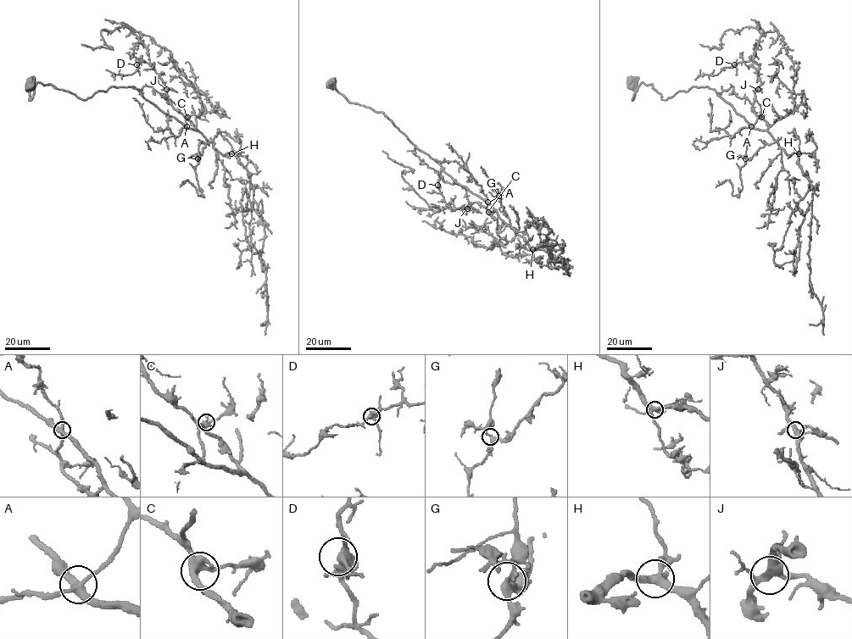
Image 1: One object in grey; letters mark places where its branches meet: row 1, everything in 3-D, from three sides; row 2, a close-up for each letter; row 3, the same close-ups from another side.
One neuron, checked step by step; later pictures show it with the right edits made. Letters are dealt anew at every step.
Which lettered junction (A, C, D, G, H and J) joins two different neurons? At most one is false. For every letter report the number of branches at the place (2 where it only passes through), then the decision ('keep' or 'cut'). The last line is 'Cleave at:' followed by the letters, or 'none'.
A: branches 4; keep
C: branches 4; keep
D: branches 4; keep
G: branches 4; keep
H: branches 4; keep
J: branches 4; keep
Cleave at: none

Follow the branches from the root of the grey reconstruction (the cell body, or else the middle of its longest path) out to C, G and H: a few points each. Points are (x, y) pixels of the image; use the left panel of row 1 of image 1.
C: (30, 86), (30, 99), (38, 82), (68, 91), (81, 99), (112, 86), (132, 86), (186, 125), (187, 117)
G: (30, 86), (30, 99), (38, 82), (81, 99), (112, 86), (137, 88), (209, 142), (197, 158)
H: (30, 86), (30, 99), (38, 82), (81, 99), (112, 86), (132, 86), (197, 130), (222, 155), (231, 153)

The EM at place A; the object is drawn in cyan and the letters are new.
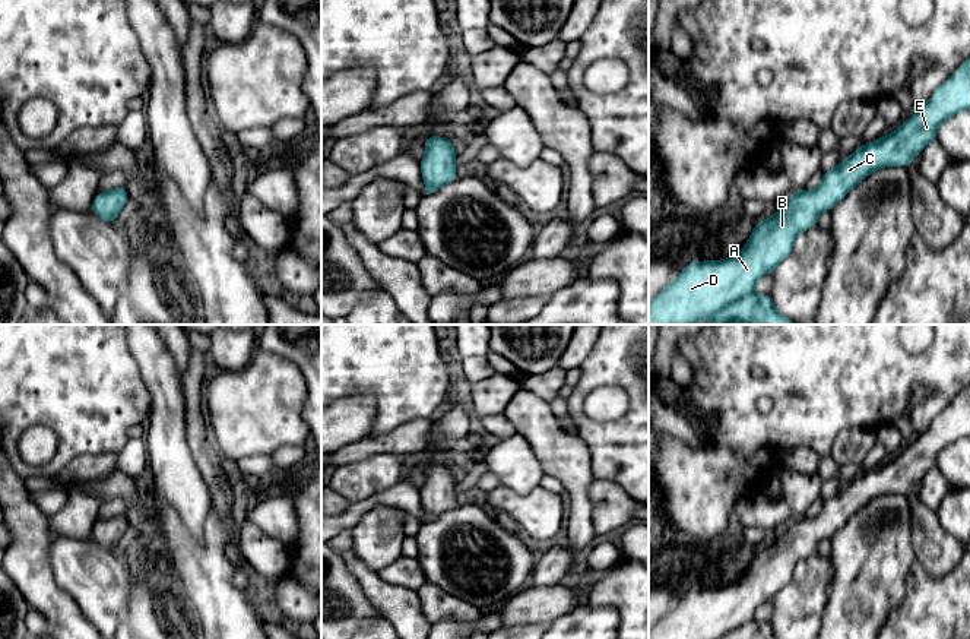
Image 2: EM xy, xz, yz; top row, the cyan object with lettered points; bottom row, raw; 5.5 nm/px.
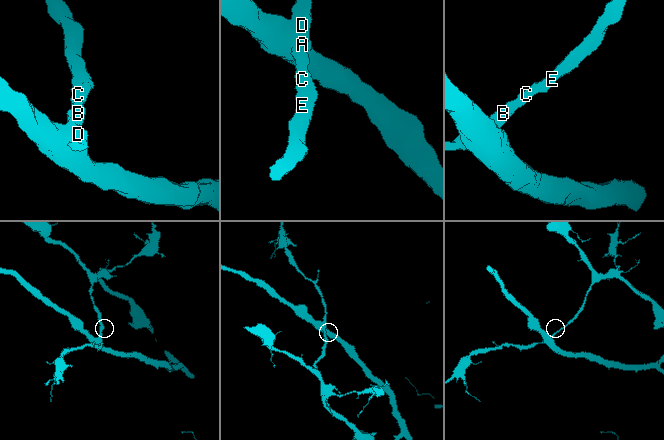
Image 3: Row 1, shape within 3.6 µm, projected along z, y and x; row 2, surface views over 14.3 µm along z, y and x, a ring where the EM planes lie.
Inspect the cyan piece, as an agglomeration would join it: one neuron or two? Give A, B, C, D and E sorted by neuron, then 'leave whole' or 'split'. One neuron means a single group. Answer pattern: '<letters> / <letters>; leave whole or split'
A B C D E; leave whole

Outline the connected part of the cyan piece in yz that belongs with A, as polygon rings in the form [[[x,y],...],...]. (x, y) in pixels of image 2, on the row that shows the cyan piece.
[[[970,58],[961,63],[935,89],[931,99],[897,130],[859,146],[837,167],[825,171],[815,190],[792,192],[787,203],[776,209],[770,219],[757,221],[739,253],[725,260],[703,260],[684,266],[681,273],[649,303],[649,325],[695,325],[707,317],[711,319],[711,325],[799,325],[776,310],[771,294],[757,295],[755,282],[763,275],[773,273],[776,266],[790,254],[796,237],[815,225],[821,212],[831,212],[837,202],[871,173],[890,165],[907,167],[929,142],[936,139],[941,124],[963,110],[970,110]]]

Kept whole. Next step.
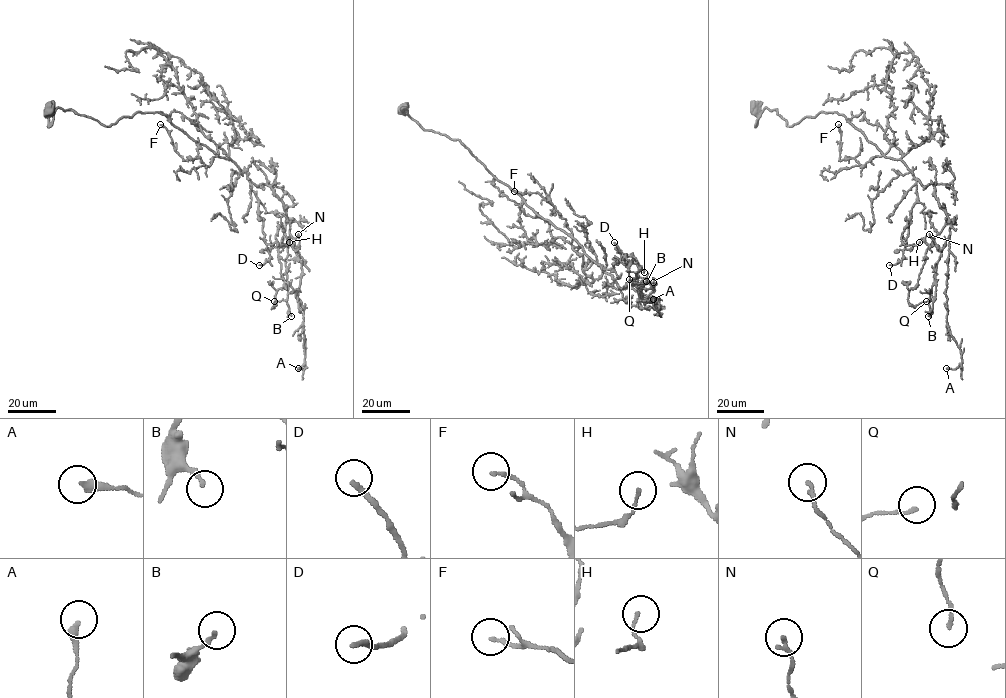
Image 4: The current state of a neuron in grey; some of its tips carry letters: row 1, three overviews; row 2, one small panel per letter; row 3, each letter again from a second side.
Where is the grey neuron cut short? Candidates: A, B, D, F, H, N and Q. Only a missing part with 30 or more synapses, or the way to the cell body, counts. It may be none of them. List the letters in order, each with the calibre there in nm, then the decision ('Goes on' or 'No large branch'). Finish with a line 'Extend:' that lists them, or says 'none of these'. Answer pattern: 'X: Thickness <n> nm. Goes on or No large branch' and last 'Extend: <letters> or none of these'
A: Thickness 320 nm. No large branch
B: Thickness 180 nm. No large branch
D: Thickness 200 nm. No large branch
F: Thickness 130 nm. No large branch
H: Thickness 100 nm. No large branch
N: Thickness 150 nm. No large branch
Q: Thickness 120 nm. No large branch
Extend: none of these

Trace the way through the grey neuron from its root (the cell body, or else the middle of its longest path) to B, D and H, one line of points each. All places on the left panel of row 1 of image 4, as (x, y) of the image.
B: (48, 112), (49, 126), (58, 108), (105, 126), (159, 112), (256, 186), (268, 185), (289, 219), (291, 316)
D: (48, 112), (49, 126), (58, 108), (105, 126), (159, 112), (230, 159), (258, 200), (269, 254), (259, 265)
H: (48, 112), (49, 126), (58, 108), (105, 126), (138, 112), (165, 114), (246, 173), (263, 241), (289, 242)

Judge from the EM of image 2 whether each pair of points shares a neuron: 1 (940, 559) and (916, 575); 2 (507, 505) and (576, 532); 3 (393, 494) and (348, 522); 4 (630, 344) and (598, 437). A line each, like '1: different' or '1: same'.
1: different
2: different
3: same
4: same

